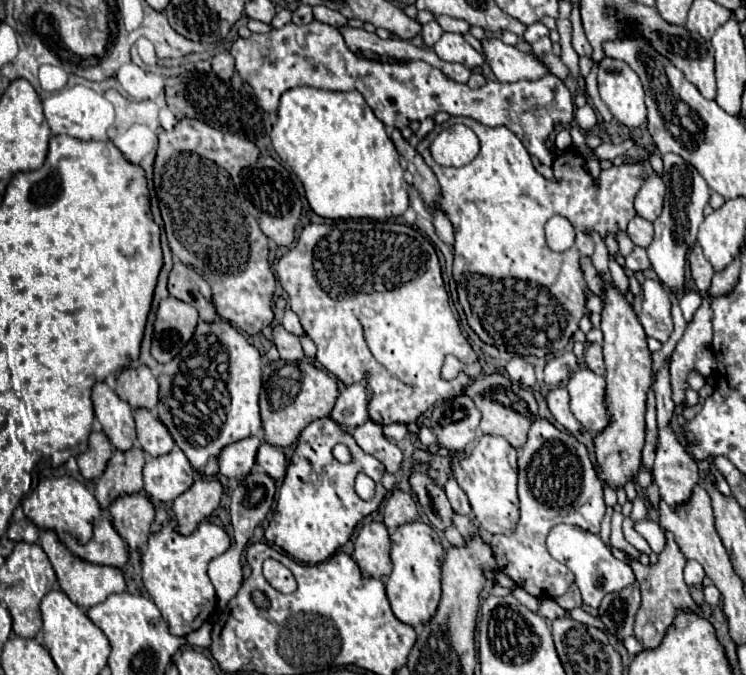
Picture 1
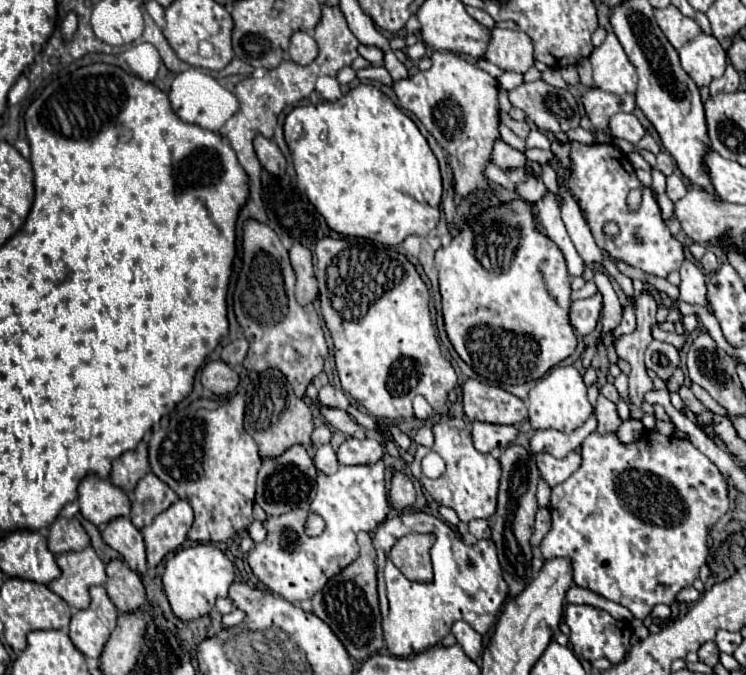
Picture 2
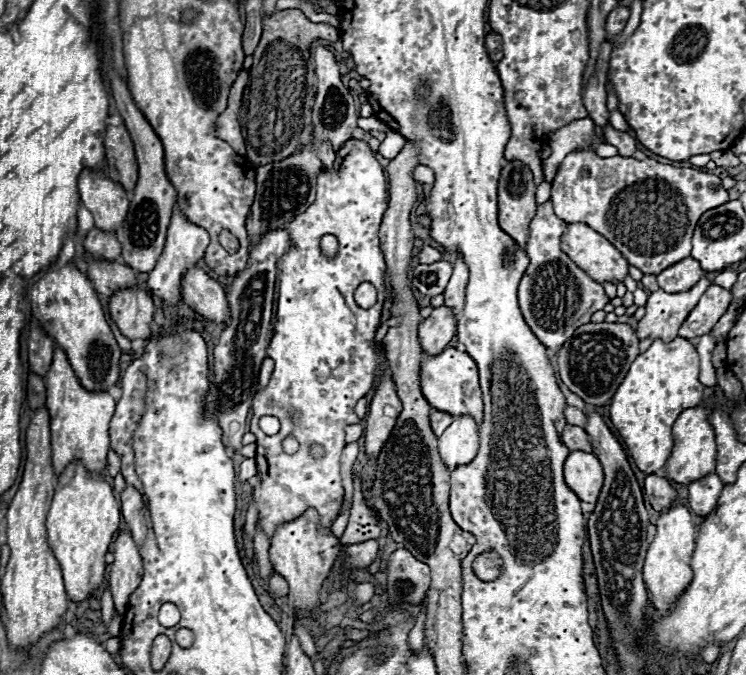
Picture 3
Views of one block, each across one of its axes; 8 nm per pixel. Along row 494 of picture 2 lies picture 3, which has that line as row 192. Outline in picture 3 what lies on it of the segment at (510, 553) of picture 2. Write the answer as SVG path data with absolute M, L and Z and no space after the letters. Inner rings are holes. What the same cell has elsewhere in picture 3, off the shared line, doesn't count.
M506 160L498 182L498 220L522 248L526 244L528 224L536 214L536 184L530 168L518 160Z

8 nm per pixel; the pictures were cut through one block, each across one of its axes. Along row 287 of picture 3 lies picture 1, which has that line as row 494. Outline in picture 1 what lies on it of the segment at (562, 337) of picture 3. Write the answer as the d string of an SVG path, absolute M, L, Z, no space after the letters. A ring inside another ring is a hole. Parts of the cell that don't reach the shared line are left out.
M536 418L528 432L528 442L518 450L518 496L520 522L512 536L492 536L490 548L498 568L510 576L516 586L536 598L562 596L574 582L570 568L560 564L546 550L546 536L552 526L566 522L586 532L598 534L606 512L602 500L602 482L598 480L588 456L588 448L568 432L560 432L544 418Z

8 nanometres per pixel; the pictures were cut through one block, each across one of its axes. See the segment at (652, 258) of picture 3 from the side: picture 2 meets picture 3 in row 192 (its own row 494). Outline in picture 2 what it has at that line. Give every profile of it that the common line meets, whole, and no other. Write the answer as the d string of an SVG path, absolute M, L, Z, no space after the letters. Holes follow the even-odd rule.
M644 430L638 440L624 444L616 434L598 434L592 432L584 442L582 442L582 466L562 484L552 488L552 500L550 500L550 514L552 514L552 530L544 536L540 544L540 552L546 560L564 556L572 560L574 568L574 584L580 588L588 588L612 602L618 602L626 606L638 620L644 620L656 604L672 604L676 602L676 594L682 588L692 586L692 582L698 578L698 570L702 564L706 564L708 558L708 548L706 540L710 536L712 526L728 512L728 480L720 470L698 450L694 448L688 440L676 438L676 436L662 436L656 430Z

